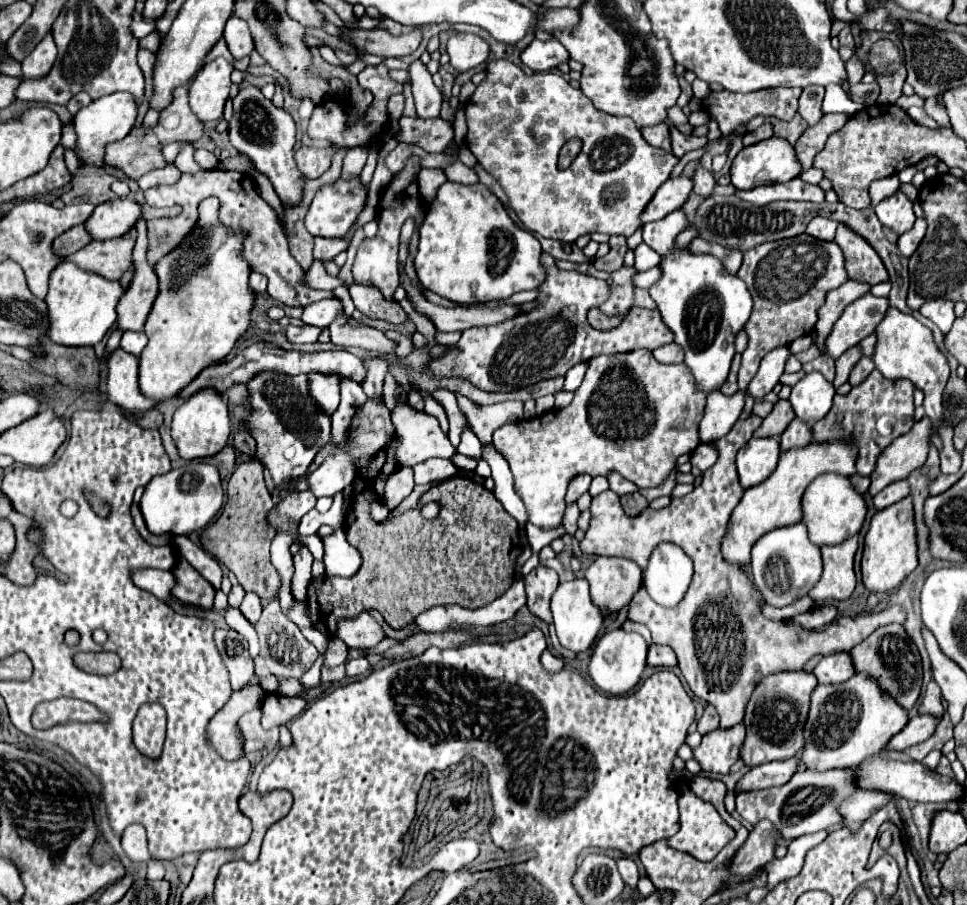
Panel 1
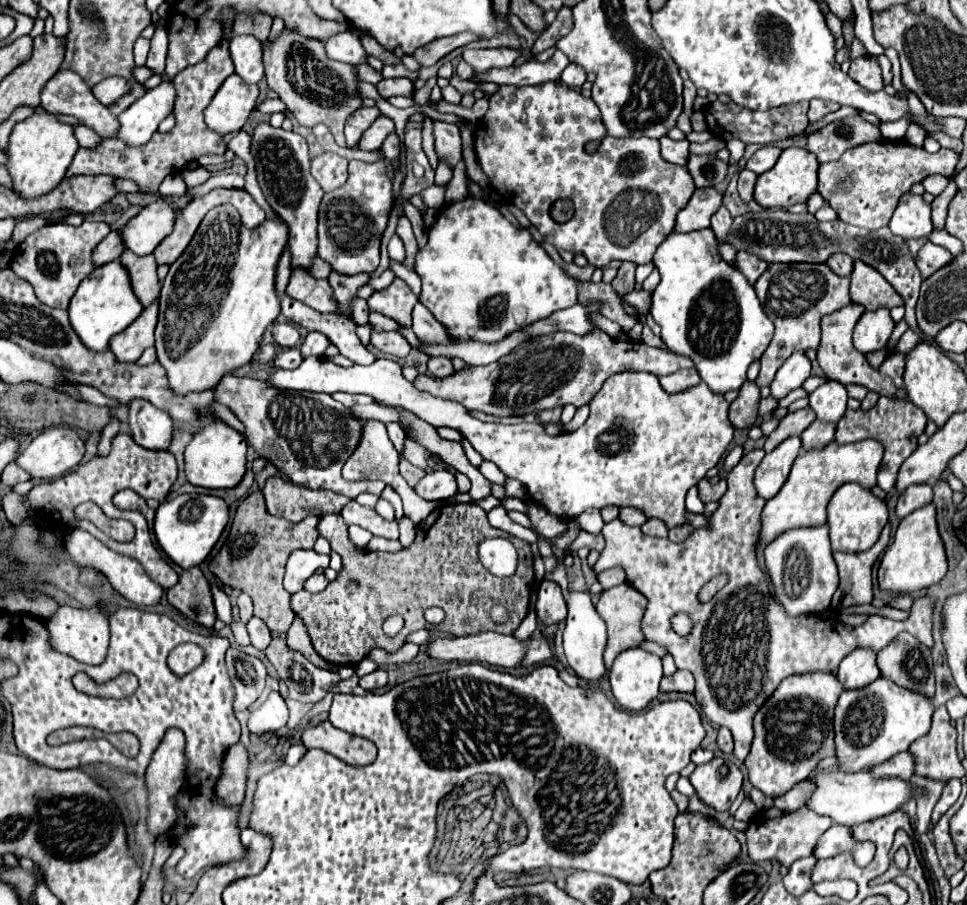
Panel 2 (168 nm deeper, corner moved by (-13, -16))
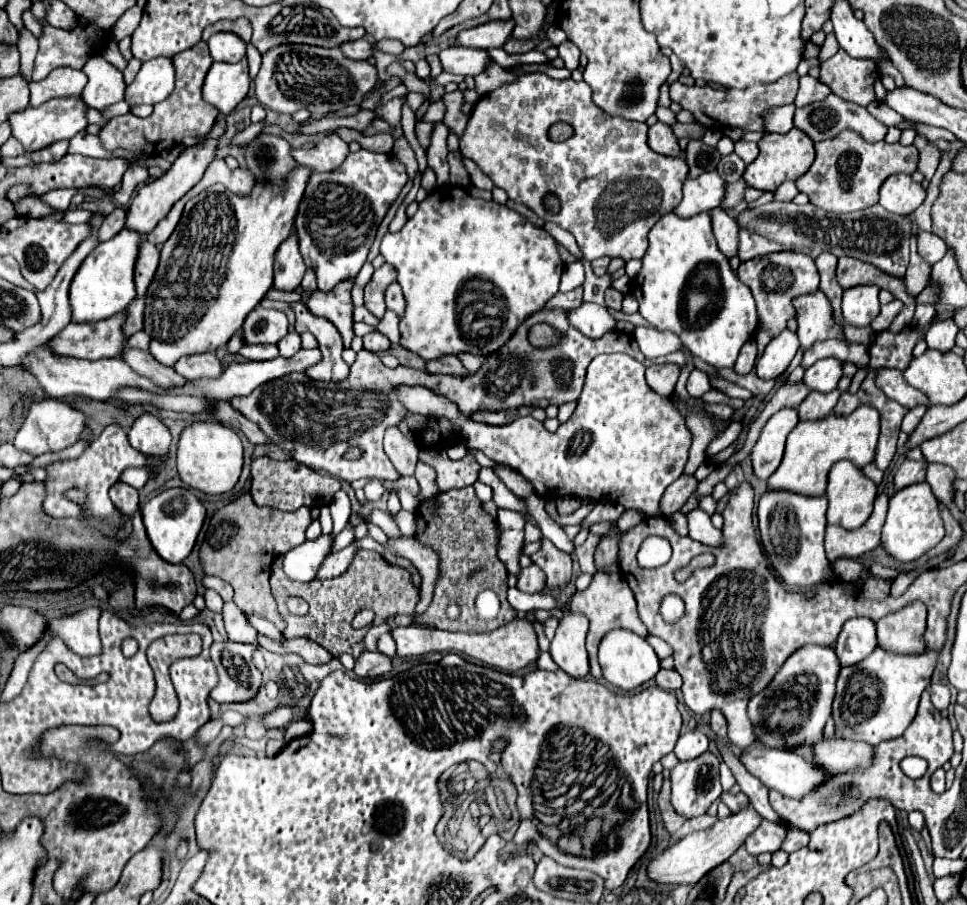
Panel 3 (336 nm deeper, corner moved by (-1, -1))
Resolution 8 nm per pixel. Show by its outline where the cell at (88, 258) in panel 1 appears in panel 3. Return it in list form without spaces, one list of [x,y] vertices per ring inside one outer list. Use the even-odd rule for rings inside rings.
[[[147,239],[139,245],[139,255],[135,263],[135,285],[137,285],[137,297],[143,297],[147,291],[147,285],[151,283],[151,277],[155,275],[159,263],[159,249],[151,245]]]

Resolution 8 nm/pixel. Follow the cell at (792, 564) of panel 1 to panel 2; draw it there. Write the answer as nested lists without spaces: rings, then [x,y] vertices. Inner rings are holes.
[[[827,524],[783,532],[783,536],[765,546],[765,568],[771,578],[775,598],[783,604],[789,616],[819,614],[831,608],[831,596],[839,586],[839,576],[829,544]]]

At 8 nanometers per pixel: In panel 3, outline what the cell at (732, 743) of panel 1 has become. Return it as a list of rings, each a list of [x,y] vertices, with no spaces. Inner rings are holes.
[[[705,751],[703,755],[691,759],[691,761],[681,761],[671,769],[671,803],[677,813],[689,817],[701,815],[709,809],[709,805],[723,793],[721,783],[719,783],[719,759],[711,751]]]

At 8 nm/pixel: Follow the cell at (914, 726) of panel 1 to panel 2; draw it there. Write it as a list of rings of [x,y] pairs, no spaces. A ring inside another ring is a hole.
[[[901,752],[899,756],[893,756],[891,760],[877,764],[875,768],[871,768],[869,772],[875,778],[901,778],[901,780],[909,780],[913,774],[915,762],[913,756],[909,752]]]

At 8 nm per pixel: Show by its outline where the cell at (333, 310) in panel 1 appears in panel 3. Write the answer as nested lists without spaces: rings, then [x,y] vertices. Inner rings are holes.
[[[291,331],[277,345],[279,345],[281,357],[291,357],[295,351],[301,349],[301,335],[297,331]]]

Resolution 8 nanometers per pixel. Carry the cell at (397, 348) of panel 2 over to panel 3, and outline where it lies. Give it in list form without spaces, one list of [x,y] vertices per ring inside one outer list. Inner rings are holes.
[[[377,329],[363,337],[363,349],[367,351],[387,351],[389,347],[391,347],[391,341],[387,339],[387,335],[379,333]]]

